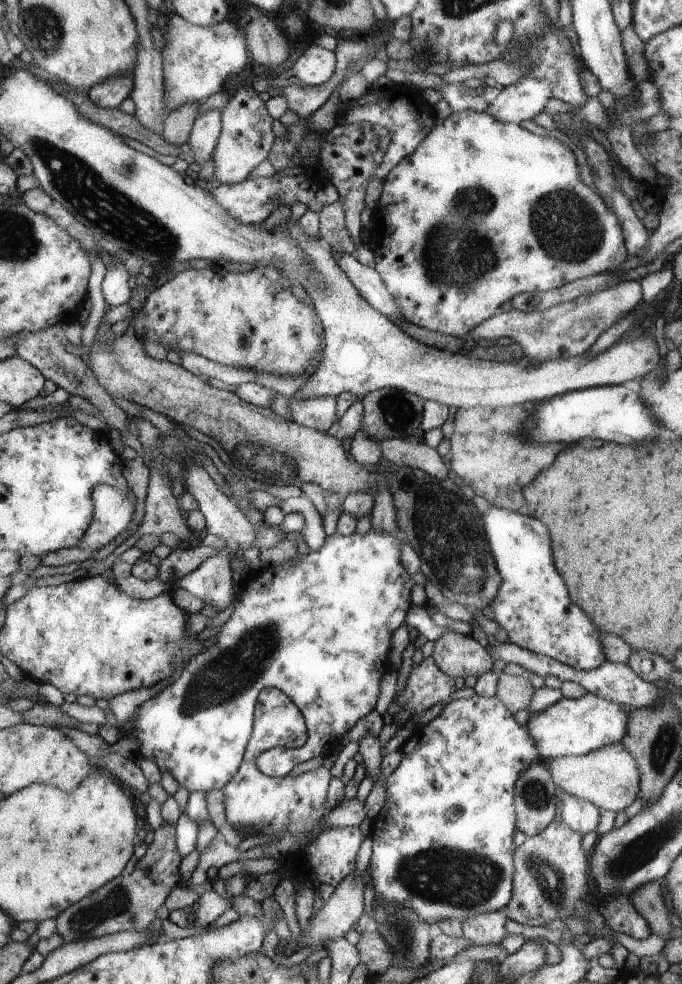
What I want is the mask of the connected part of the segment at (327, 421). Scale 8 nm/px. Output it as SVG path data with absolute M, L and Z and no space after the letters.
M296 394L288 396L288 410L291 413L292 420L303 427L310 427L320 432L328 432L328 429L336 420L336 397L316 396L316 398L296 398Z

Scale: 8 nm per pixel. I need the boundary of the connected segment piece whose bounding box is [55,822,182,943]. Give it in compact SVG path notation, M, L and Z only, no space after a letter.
M166 822L160 830L155 830L154 839L147 846L146 854L136 862L133 872L127 876L118 875L61 912L55 918L56 934L69 943L127 930L149 930L156 919L156 910L165 904L172 888L182 881L178 871L182 858L176 848L174 834L174 826Z

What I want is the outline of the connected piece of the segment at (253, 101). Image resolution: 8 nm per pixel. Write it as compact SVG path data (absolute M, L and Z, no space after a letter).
M253 87L237 89L226 108L222 109L222 124L220 138L214 149L214 158L207 167L206 174L213 174L220 184L238 184L249 178L250 172L259 166L271 154L275 144L272 131L274 119L266 110L266 106Z

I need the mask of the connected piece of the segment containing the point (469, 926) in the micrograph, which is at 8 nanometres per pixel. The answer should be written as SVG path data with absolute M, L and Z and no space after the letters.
M504 909L480 913L462 920L463 936L470 940L470 946L486 948L490 944L500 944L507 937L508 914Z

